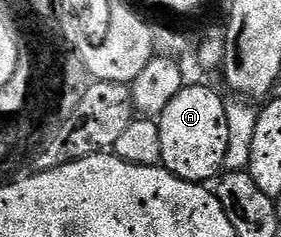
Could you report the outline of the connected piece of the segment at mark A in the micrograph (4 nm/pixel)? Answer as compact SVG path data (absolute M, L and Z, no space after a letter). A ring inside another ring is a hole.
M185 85L178 96L166 104L164 111L158 115L158 121L162 132L160 160L164 169L182 180L201 184L211 183L224 170L226 148L230 144L230 128L226 102L220 99L218 91L208 86Z

